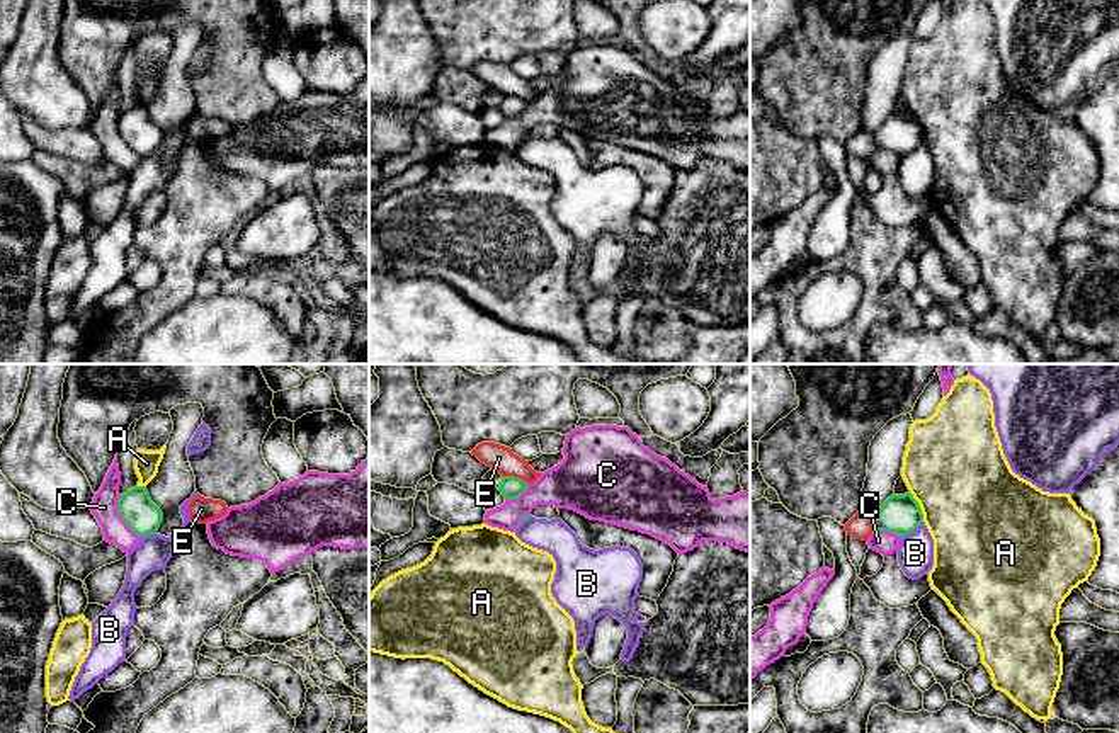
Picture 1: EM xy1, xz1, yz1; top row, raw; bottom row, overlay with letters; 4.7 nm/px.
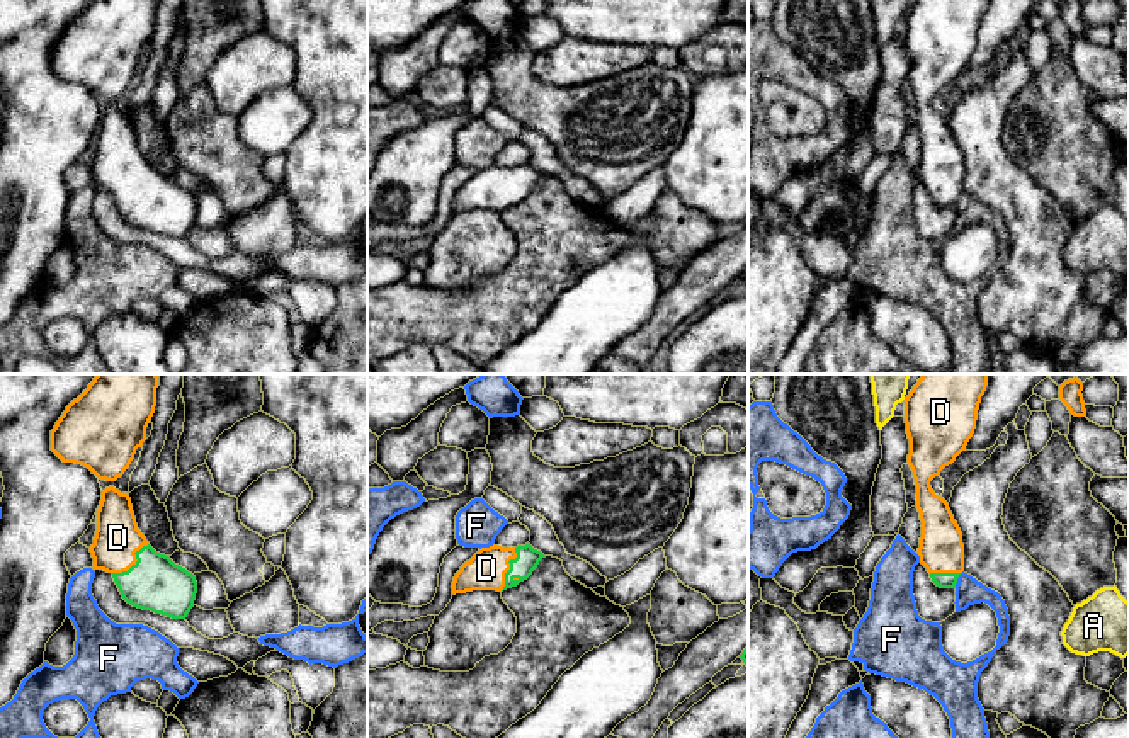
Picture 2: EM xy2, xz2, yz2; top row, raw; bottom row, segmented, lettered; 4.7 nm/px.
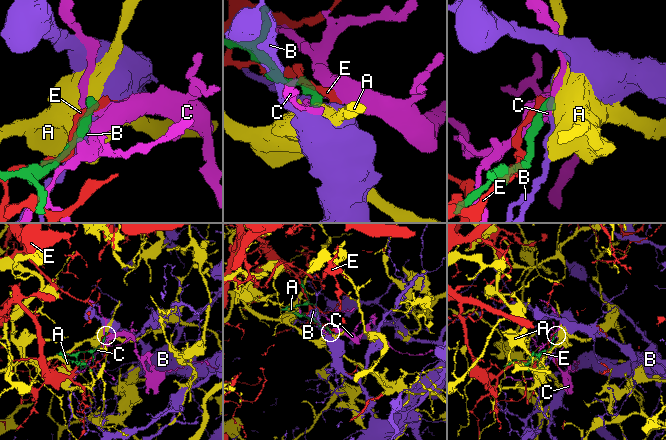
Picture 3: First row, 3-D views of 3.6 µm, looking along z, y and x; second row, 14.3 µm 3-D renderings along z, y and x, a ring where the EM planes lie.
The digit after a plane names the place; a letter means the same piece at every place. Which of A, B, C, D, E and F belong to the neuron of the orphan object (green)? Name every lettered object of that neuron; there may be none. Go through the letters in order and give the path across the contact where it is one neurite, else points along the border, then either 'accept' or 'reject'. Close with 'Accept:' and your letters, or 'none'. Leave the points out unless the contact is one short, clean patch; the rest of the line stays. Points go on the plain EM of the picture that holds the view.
A: along yz1 (908, 111), (917, 121), (924, 140) | reject
B: along yz1 (922, 140), (902, 157) | reject
C: reject
D: across xy2 (155, 201), (136, 181), (118, 162), (118, 157) | accept
E: reject
F: along yz2 (961, 193), (954, 206) | reject
Accept: D

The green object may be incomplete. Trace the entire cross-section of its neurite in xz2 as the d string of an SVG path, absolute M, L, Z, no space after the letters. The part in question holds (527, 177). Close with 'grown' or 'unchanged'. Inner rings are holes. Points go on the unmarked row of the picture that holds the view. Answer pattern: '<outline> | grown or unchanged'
M530 163L517 167L490 165L481 167L456 192L452 213L466 213L473 209L507 209L527 199L546 177Z | grown

